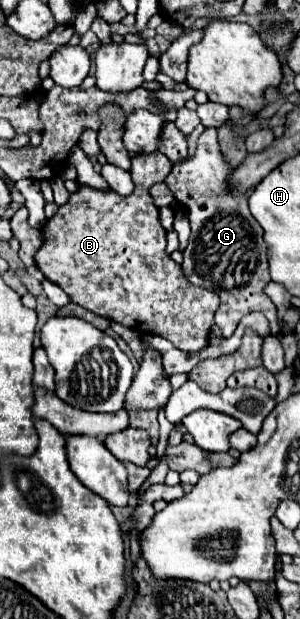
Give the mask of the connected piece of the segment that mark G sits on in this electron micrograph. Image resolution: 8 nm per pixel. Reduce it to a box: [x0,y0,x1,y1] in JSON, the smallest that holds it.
[164,129,282,337]

